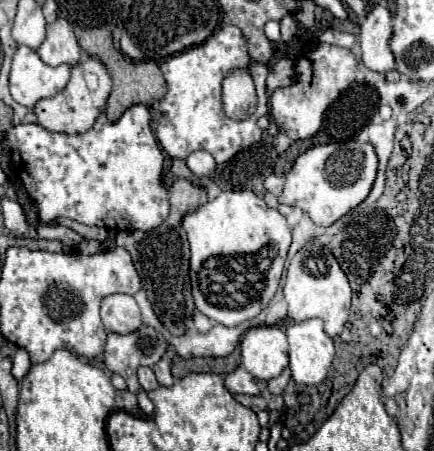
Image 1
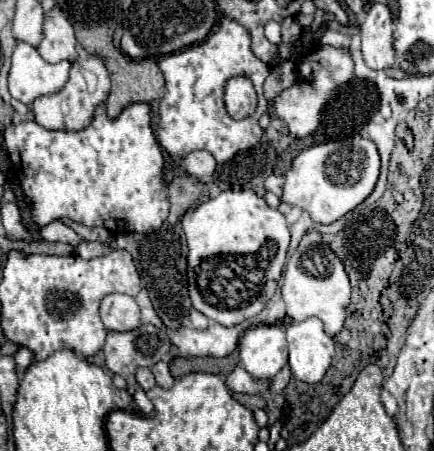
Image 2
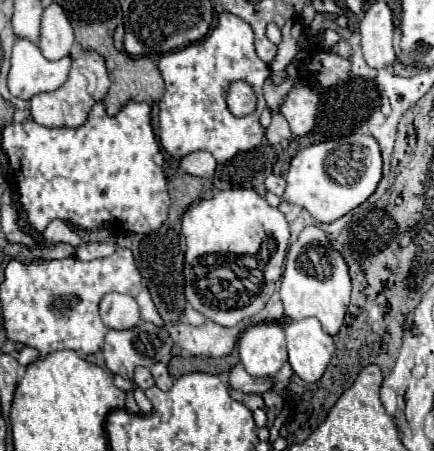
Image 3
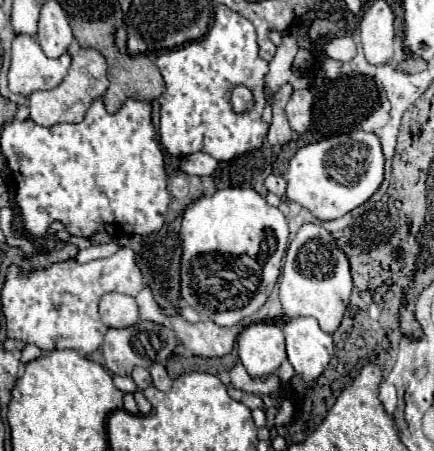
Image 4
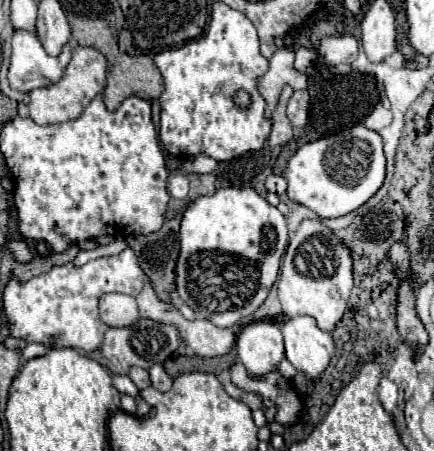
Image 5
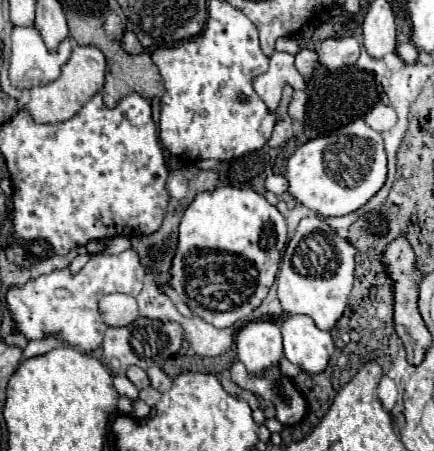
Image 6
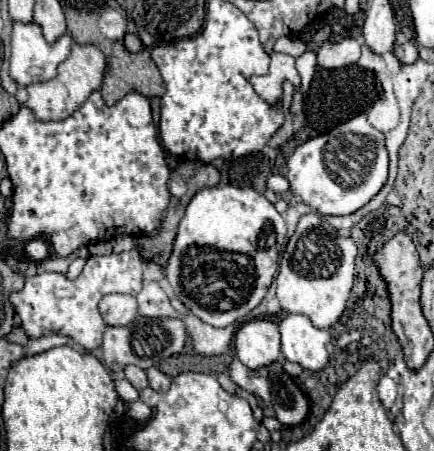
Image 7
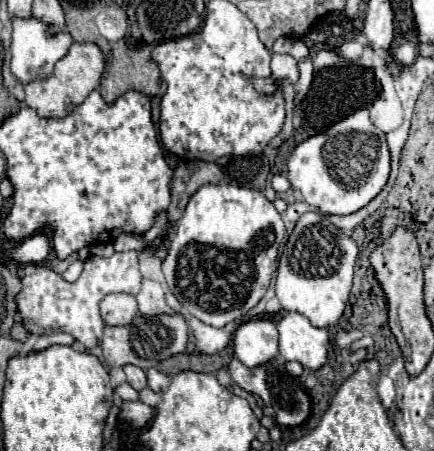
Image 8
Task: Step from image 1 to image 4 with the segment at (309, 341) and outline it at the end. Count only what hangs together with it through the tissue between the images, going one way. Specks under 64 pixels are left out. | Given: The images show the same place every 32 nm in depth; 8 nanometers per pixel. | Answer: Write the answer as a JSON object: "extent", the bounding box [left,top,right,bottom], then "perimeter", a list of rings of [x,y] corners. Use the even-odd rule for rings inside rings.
{"extent":[284,318,334,380],"perimeter":[[[294,318],[284,324],[286,352],[302,380],[316,380],[334,354],[332,336],[322,332],[316,318]]]}

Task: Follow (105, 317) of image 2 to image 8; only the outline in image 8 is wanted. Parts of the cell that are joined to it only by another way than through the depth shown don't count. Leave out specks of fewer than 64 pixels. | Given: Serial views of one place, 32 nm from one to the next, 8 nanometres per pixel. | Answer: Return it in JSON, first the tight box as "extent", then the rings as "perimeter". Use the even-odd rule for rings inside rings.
{"extent":[100,294,138,326],"perimeter":[[[108,294],[100,302],[100,312],[110,326],[128,326],[138,312],[138,302],[132,294]]]}

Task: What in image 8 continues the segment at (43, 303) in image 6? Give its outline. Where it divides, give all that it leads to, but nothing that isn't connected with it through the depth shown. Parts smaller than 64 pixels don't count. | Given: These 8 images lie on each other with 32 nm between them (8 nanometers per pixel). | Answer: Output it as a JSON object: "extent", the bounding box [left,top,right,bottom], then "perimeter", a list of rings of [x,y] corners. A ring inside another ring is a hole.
{"extent":[14,252,142,348],"perimeter":[[[120,252],[108,258],[90,256],[84,262],[84,270],[76,282],[66,282],[58,272],[40,266],[34,274],[22,278],[22,290],[14,296],[18,314],[28,334],[48,334],[54,330],[70,332],[76,342],[84,348],[96,348],[104,336],[104,320],[100,316],[98,304],[110,292],[138,294],[142,284],[142,274],[138,268],[138,252]]]}

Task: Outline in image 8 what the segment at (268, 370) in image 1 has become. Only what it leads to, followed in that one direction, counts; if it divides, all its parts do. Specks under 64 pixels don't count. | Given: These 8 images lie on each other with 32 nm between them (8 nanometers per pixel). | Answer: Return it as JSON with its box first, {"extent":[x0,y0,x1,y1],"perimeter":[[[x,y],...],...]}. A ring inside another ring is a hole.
{"extent":[234,318,278,368],"perimeter":[[[256,318],[234,334],[234,356],[248,368],[262,366],[278,356],[278,330],[272,320]]]}

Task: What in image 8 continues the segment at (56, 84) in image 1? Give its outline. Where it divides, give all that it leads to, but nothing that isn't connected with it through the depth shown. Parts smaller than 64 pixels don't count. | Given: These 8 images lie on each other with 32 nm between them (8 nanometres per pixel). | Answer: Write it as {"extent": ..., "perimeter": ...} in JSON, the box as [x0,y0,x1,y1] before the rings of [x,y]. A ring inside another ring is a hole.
{"extent":[10,18,72,84],"perimeter":[[[14,18],[12,24],[14,24],[14,32],[12,32],[10,72],[14,74],[14,78],[18,78],[22,84],[28,84],[32,80],[52,76],[54,64],[68,54],[72,36],[64,30],[64,32],[60,32],[60,36],[52,36],[52,40],[48,40],[48,36],[44,36],[44,24],[40,24],[40,20],[36,20],[36,18],[28,18],[28,20]]]}

